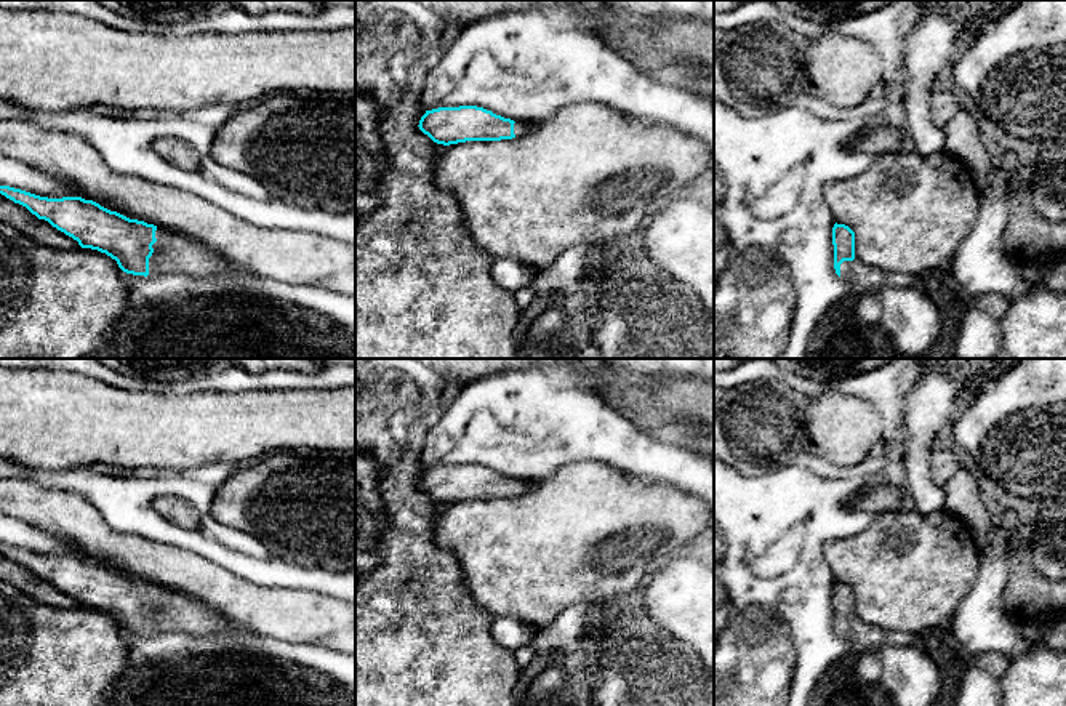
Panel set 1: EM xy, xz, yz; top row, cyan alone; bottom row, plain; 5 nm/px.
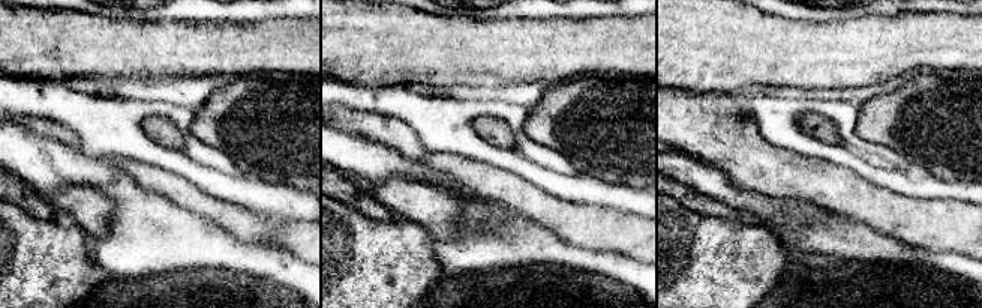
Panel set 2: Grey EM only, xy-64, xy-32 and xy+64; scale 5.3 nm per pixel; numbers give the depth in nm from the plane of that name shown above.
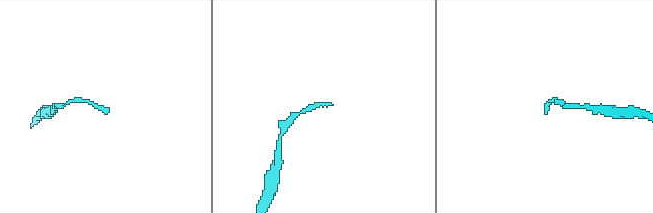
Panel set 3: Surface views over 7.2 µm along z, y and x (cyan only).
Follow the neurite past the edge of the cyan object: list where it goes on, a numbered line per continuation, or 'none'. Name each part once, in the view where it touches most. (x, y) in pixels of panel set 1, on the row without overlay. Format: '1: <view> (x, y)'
1: xy (172, 610)

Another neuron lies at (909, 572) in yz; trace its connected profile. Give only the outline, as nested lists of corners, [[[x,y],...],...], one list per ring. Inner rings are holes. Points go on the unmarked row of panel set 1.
[[[890,511],[876,514],[860,533],[831,540],[823,546],[823,556],[834,581],[855,591],[855,616],[871,626],[922,636],[930,629],[948,629],[960,600],[976,583],[980,554],[970,528],[948,511],[922,515],[916,511]]]

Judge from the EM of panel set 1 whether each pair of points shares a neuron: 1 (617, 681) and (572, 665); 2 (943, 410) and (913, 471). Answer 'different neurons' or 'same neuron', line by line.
1: different neurons
2: same neuron

